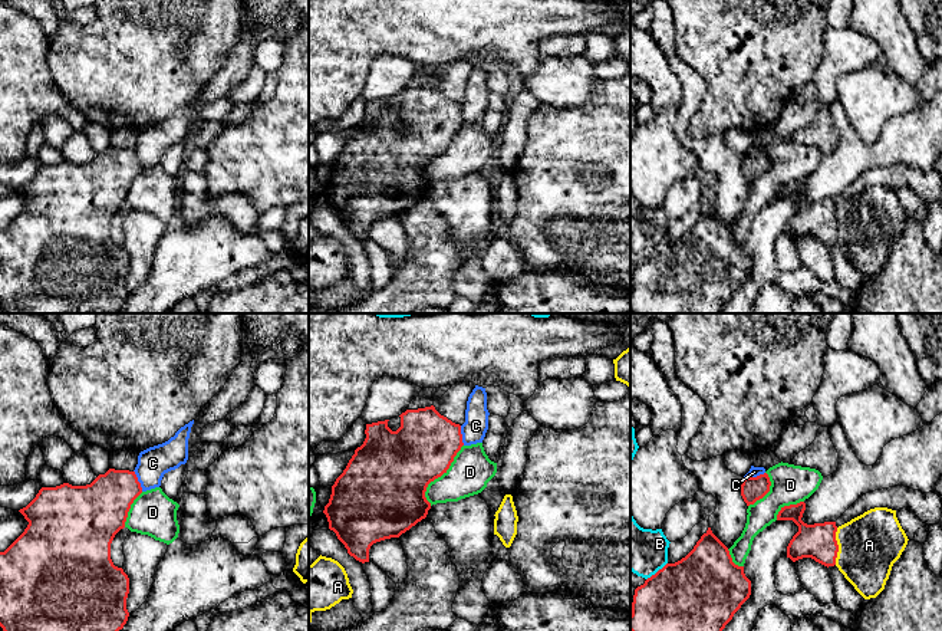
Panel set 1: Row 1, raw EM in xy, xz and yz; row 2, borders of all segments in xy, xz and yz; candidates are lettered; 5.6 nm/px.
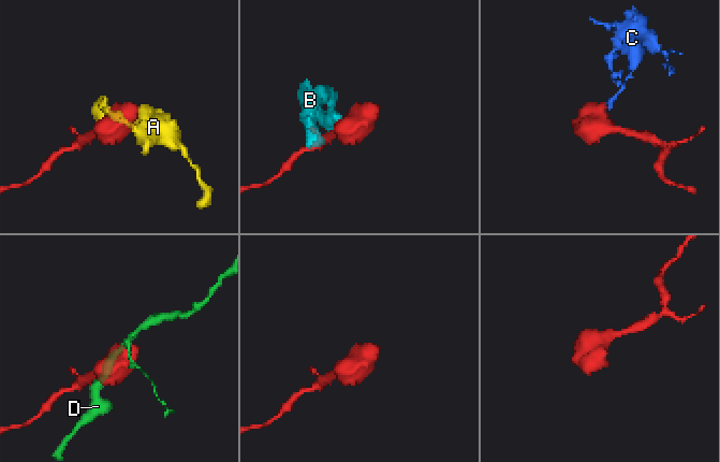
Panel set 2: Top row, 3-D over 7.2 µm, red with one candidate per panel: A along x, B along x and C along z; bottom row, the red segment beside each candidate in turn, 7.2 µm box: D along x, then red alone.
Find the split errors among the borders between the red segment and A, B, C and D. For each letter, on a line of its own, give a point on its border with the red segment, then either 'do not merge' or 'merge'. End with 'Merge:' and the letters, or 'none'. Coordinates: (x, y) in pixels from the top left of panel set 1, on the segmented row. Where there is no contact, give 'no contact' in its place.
A: yz (837, 546) | do not merge
B: yz (658, 571) | do not merge
C: yz (754, 477) | do not merge
D: xz (440, 476) | do not merge
Merge: none

